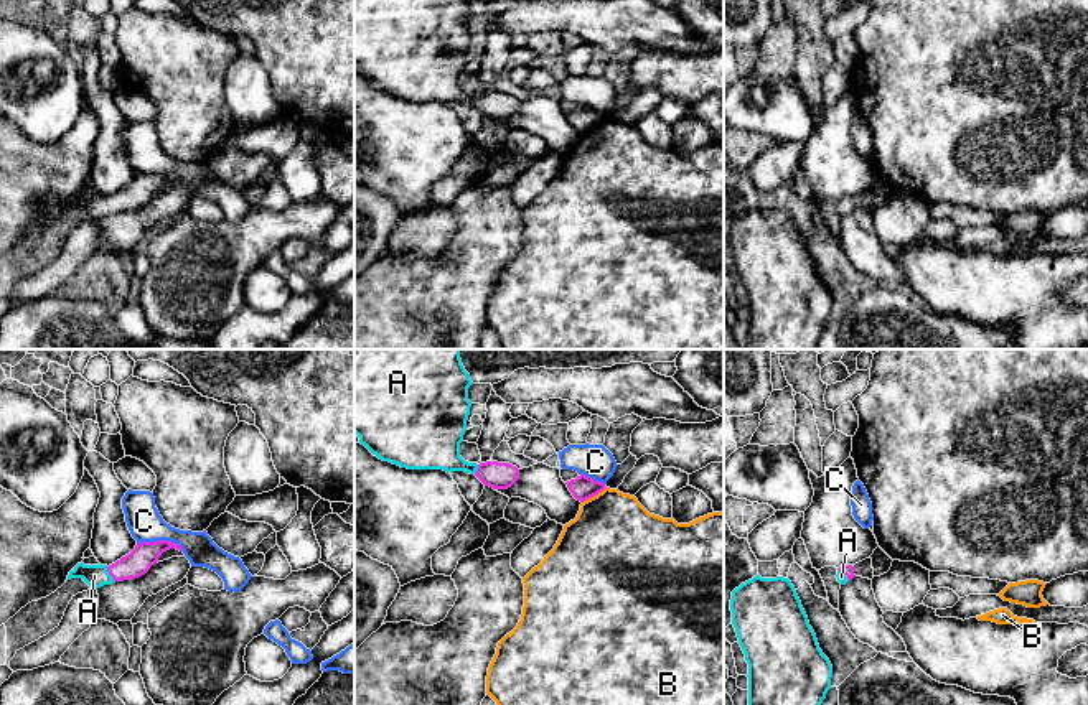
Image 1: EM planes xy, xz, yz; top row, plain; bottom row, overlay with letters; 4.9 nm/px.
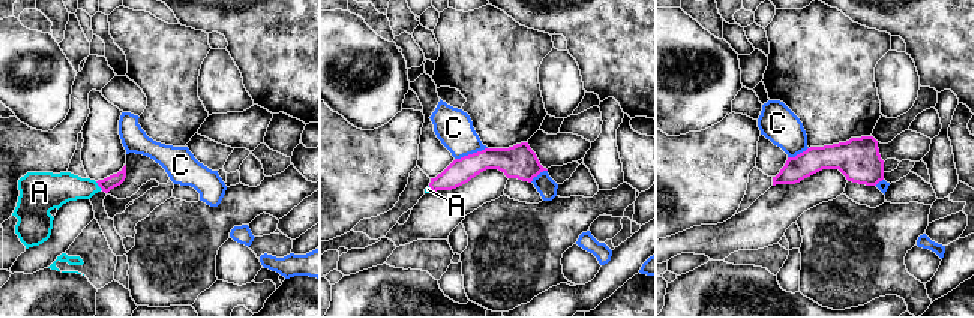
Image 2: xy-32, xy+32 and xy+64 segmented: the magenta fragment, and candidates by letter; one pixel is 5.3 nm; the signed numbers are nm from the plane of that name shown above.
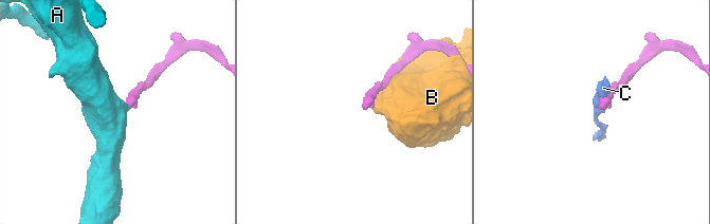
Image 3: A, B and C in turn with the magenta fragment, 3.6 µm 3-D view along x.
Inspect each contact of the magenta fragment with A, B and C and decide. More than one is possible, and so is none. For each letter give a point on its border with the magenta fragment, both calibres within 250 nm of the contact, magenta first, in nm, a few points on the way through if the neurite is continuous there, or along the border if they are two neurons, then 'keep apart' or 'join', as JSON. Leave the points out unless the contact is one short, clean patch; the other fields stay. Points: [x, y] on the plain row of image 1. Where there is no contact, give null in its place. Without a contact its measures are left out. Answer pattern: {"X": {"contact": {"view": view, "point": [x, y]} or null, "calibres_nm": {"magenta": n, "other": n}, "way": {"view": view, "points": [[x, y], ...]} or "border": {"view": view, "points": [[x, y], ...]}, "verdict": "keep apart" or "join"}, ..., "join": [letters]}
{"A": {"contact": {"view": "xy", "point": [109, 205]}, "calibres_nm": {"magenta": 120, "other": 110}, "way": {"view": "xy", "points": [[144, 186], [134, 196], [109, 205], [94, 206]]}, "verdict": "join"}, "B": {"contact": {"view": "xz", "point": [594, 126]}, "calibres_nm": {"magenta": 120, "other": 440}, "verdict": "keep apart"}, "C": {"contact": {"view": "xy", "point": [160, 172]}, "calibres_nm": {"magenta": 120, "other": 170}, "verdict": "keep apart"}, "join": ["A"]}

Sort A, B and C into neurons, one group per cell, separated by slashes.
A / B / C

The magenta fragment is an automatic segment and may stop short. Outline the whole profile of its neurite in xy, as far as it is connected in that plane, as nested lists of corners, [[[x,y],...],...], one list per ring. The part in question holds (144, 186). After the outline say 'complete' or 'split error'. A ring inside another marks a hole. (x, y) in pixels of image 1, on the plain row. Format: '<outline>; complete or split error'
[[[168,171],[142,173],[137,175],[129,186],[122,188],[109,198],[101,194],[77,194],[69,203],[68,211],[82,209],[94,221],[114,212],[134,211],[145,206],[150,198],[158,193],[160,186],[170,180],[183,183],[178,175]]]; split error

